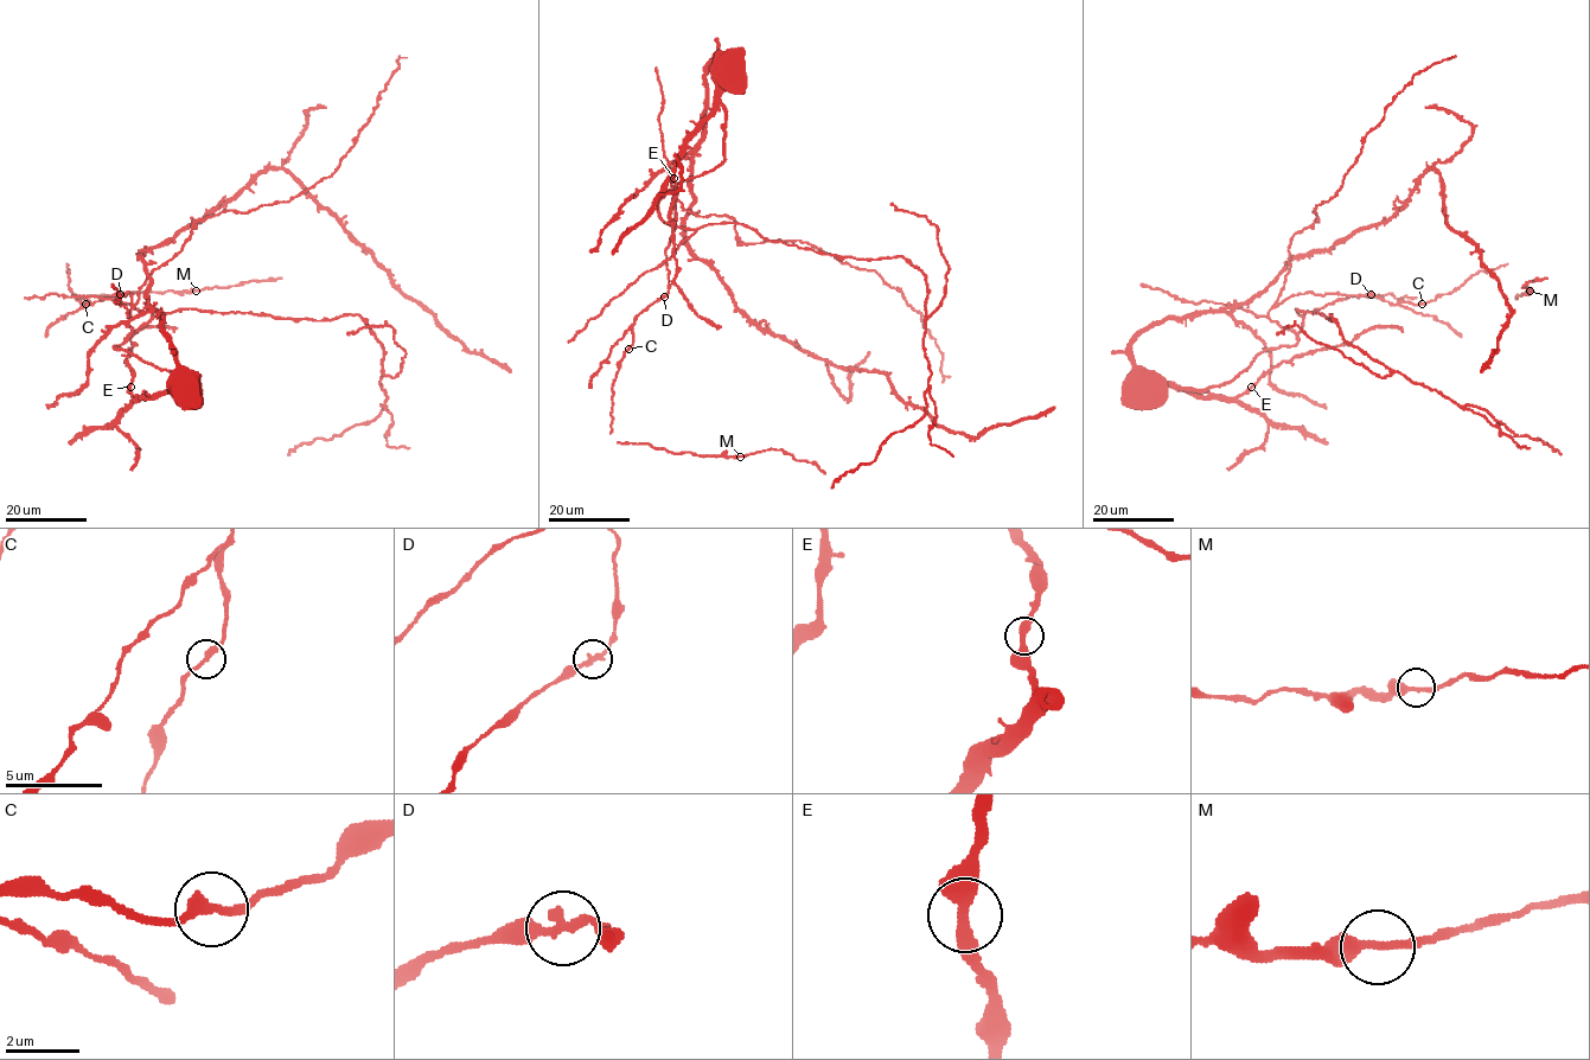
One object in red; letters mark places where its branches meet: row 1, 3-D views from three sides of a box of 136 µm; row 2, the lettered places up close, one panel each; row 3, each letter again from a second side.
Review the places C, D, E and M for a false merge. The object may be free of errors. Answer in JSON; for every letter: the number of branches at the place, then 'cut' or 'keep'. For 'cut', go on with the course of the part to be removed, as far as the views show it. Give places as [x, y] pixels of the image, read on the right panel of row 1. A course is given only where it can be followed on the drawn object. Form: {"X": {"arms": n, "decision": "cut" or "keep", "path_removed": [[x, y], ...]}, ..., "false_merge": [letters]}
{"C": {"arms": 2, "decision": "keep"}, "D": {"arms": 2, "decision": "keep"}, "E": {"arms": 2, "decision": "keep"}, "M": {"arms": 2, "decision": "keep"}, "false_merge": []}

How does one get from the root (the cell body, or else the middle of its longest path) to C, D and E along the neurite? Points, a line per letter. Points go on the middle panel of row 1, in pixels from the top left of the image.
C: (736, 81), (720, 96), (723, 160), (657, 205), (672, 223), (676, 198), (669, 292), (637, 317), (629, 349)
D: (736, 81), (720, 96), (723, 160), (675, 185), (657, 205), (658, 216), (672, 223), (676, 198), (663, 297)
E: (736, 81), (722, 93), (717, 108), (687, 141), (674, 178)

